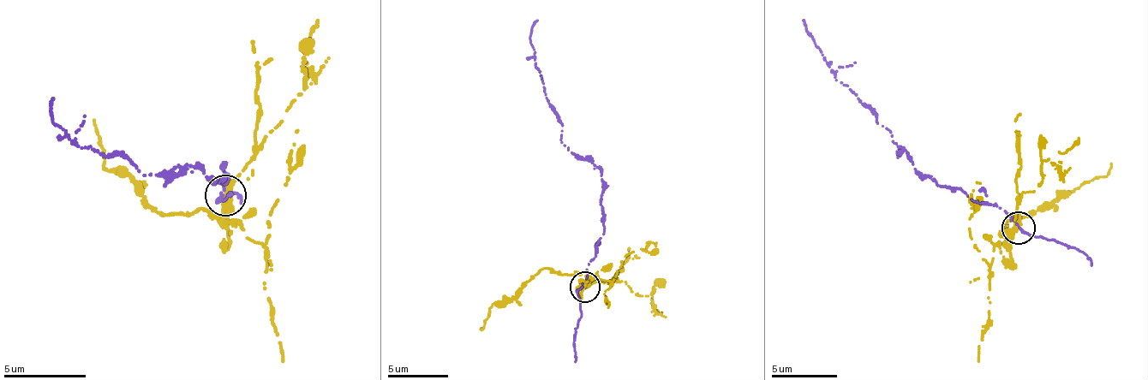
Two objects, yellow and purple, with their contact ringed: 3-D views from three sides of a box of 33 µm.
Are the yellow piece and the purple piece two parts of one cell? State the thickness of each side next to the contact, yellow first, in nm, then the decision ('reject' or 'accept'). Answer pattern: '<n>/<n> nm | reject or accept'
380/190 nm | reject

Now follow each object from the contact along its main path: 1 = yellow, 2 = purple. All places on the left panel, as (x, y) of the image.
1: (226, 194), (218, 219), (206, 212), (168, 216), (146, 202), (127, 175), (105, 169), (94, 121)
2: (222, 194), (218, 181), (229, 178), (212, 183), (188, 166), (137, 173), (75, 145), (54, 122), (54, 99)

